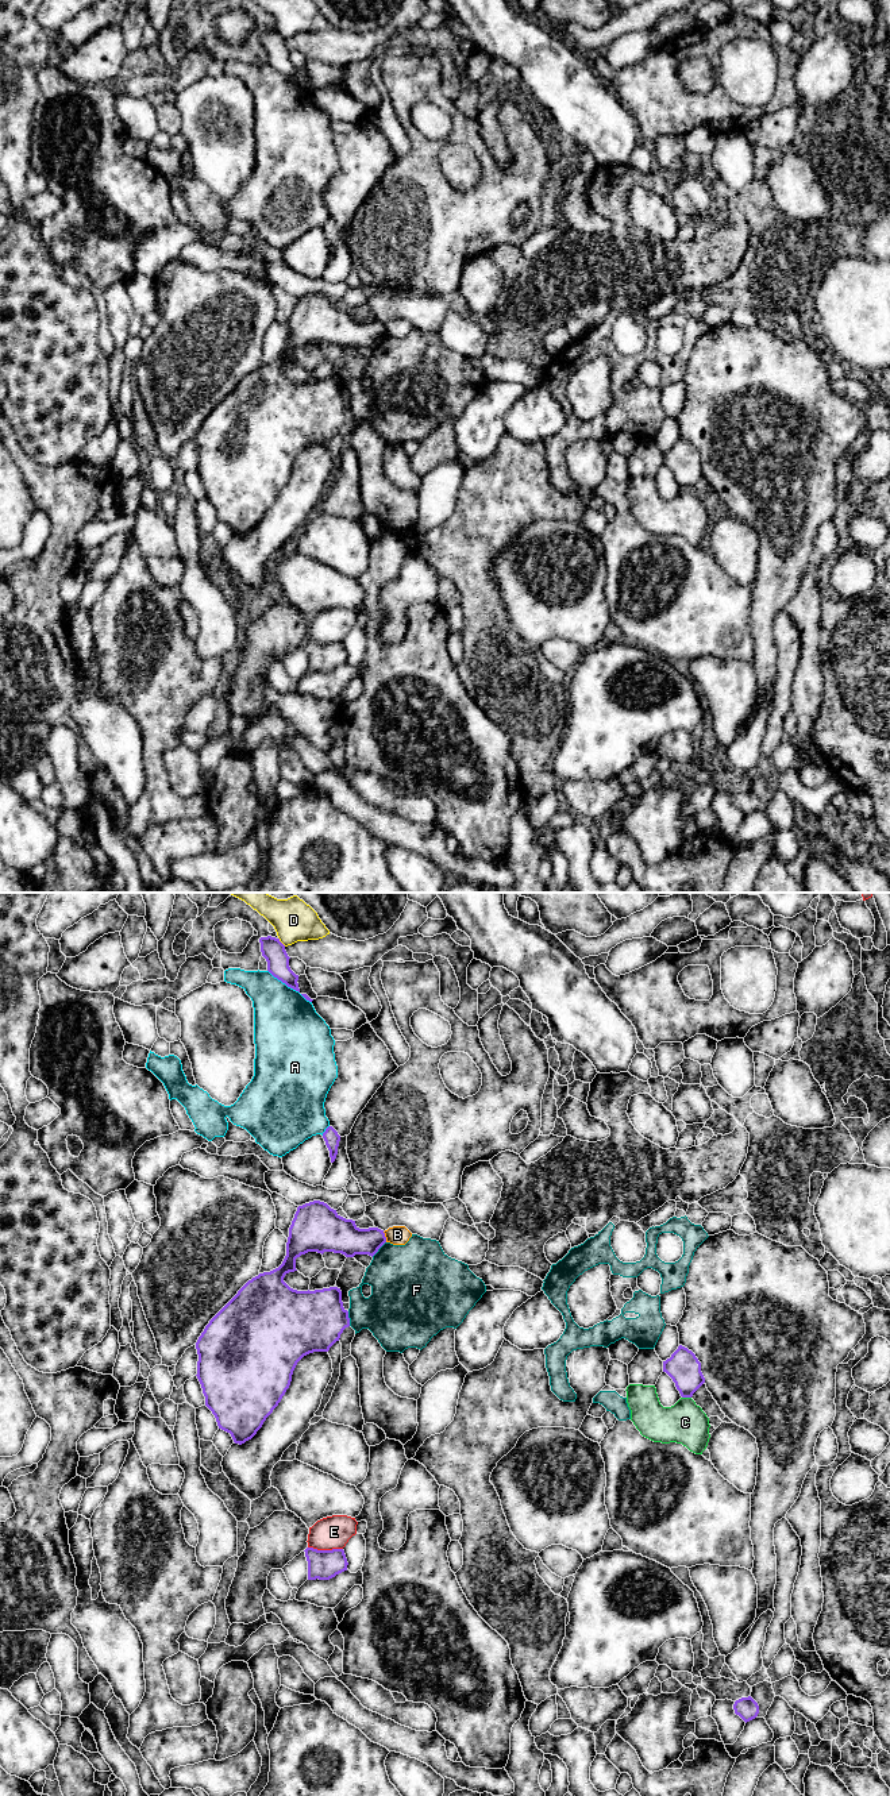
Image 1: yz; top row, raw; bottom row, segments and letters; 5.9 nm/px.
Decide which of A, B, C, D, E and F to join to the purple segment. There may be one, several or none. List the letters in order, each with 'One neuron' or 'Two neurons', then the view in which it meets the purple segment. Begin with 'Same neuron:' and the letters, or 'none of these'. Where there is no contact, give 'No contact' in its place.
Same neuron: none of these
A: Two neurons. Touches purple in yz
B: Two neurons. Touches purple in yz
C: Two neurons. Touches purple in yz
D: Two neurons. Touches purple in yz
E: Two neurons. Touches purple in yz
F: Two neurons. Touches purple in yz

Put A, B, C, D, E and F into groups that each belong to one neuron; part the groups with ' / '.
A / B / C / D / E / F

